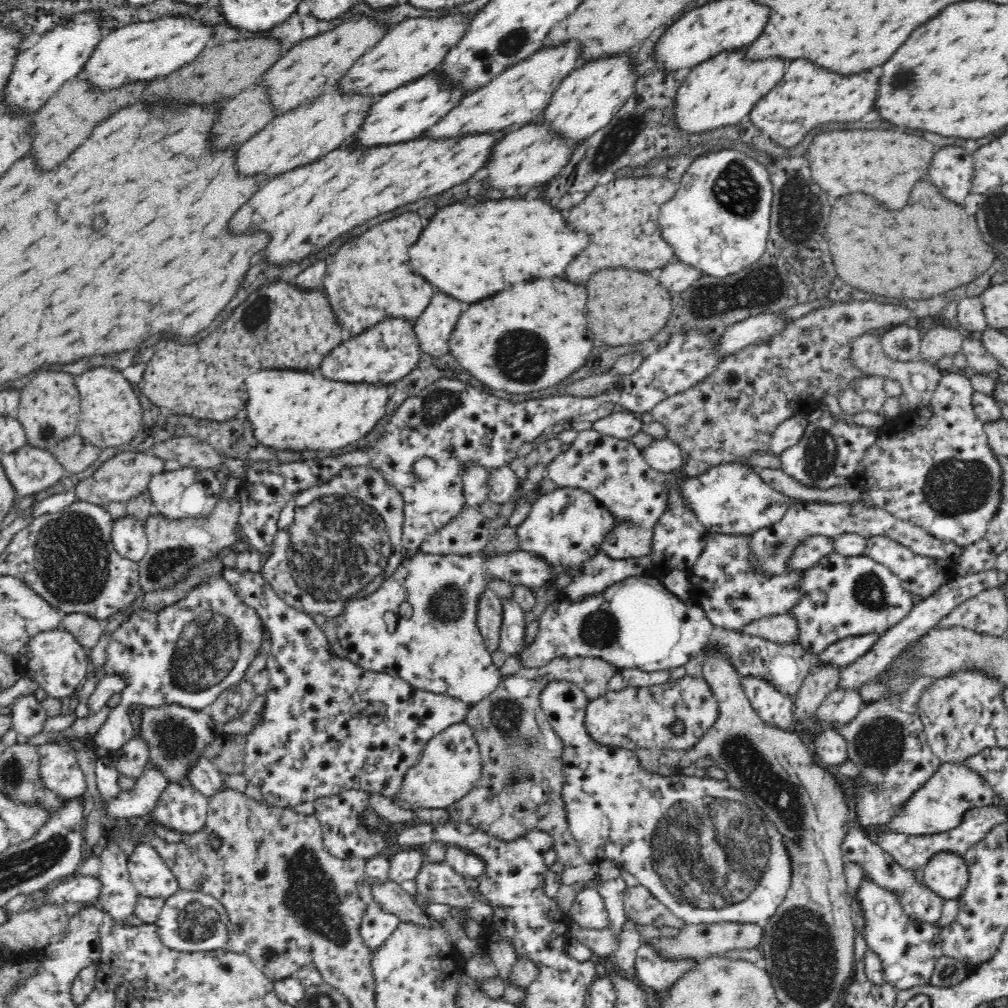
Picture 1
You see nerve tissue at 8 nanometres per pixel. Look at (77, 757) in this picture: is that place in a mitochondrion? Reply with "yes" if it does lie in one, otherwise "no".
no

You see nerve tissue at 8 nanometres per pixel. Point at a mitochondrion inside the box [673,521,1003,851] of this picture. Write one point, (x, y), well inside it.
(881, 740)

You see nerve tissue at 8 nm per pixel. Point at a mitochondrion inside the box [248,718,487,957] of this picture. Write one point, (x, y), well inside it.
(310, 895)

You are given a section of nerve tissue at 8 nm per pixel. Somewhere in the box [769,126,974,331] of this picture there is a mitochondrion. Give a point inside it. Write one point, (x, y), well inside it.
(787, 203)

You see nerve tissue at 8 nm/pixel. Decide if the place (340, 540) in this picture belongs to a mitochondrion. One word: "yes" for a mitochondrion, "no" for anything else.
yes

